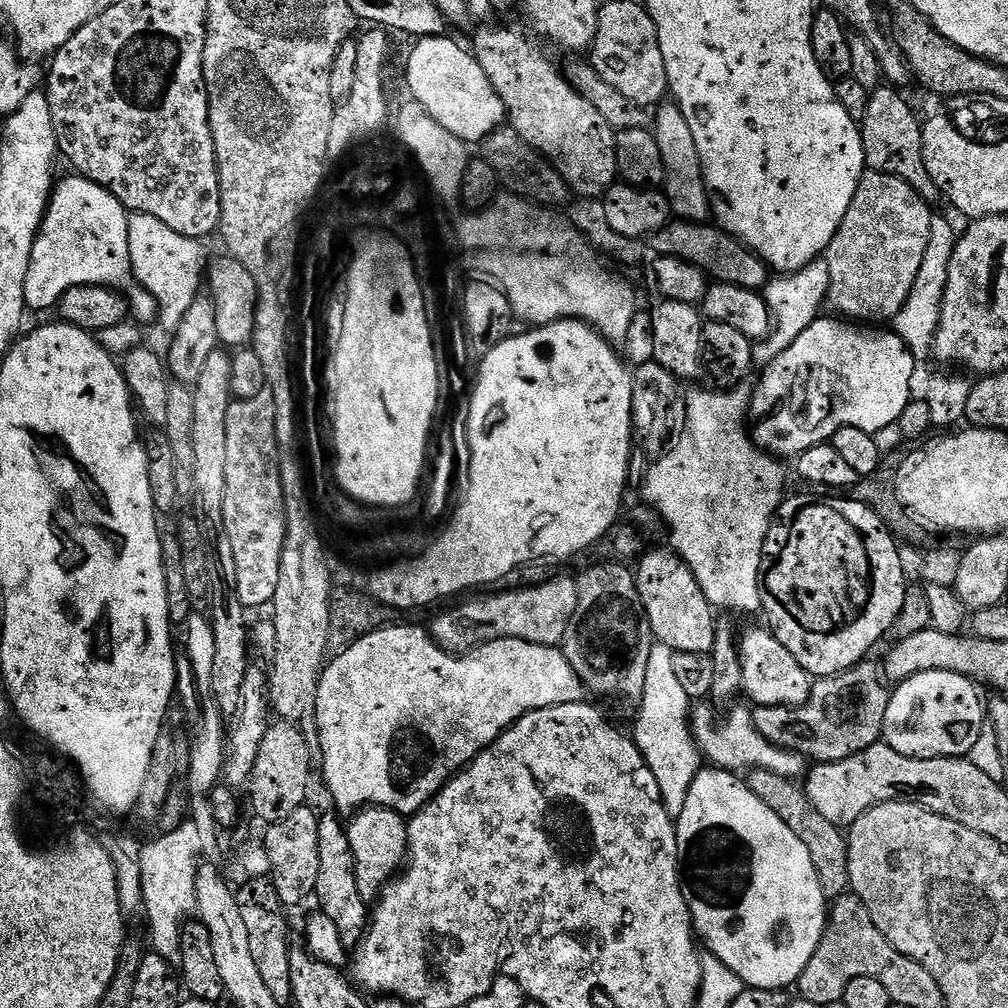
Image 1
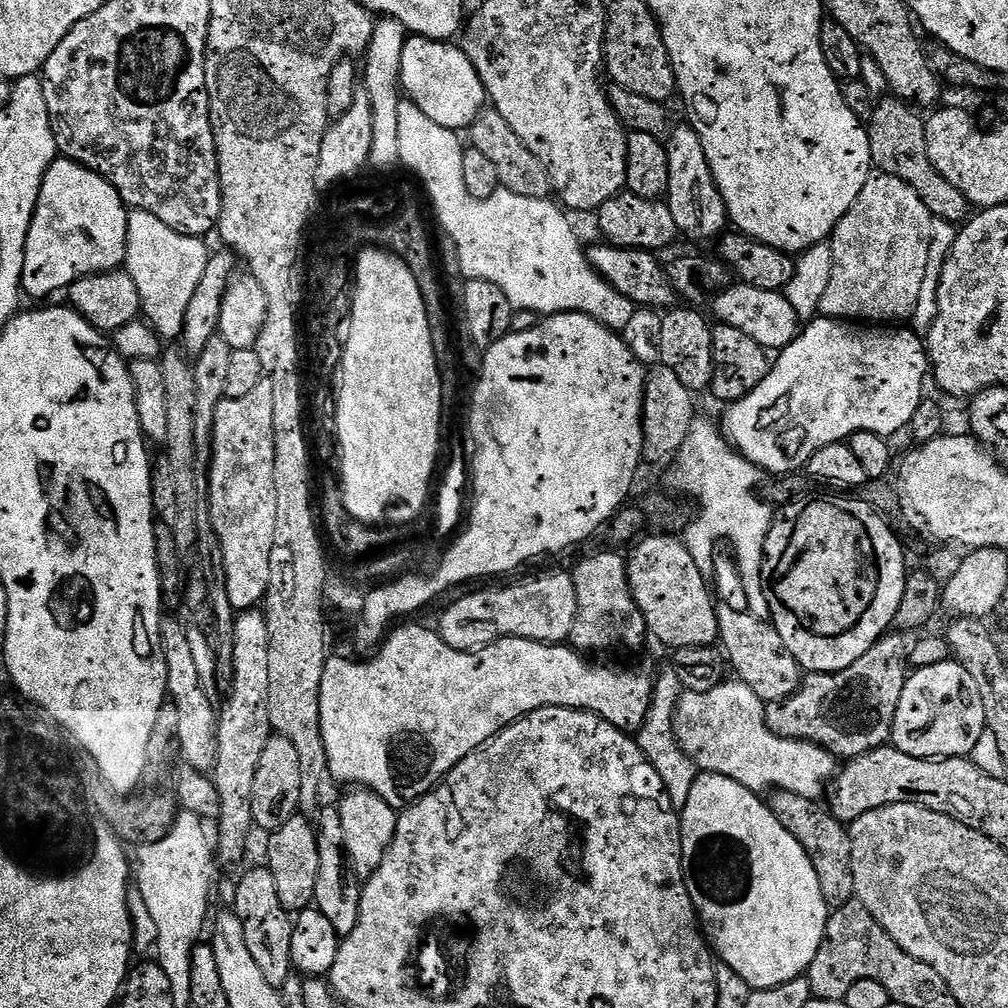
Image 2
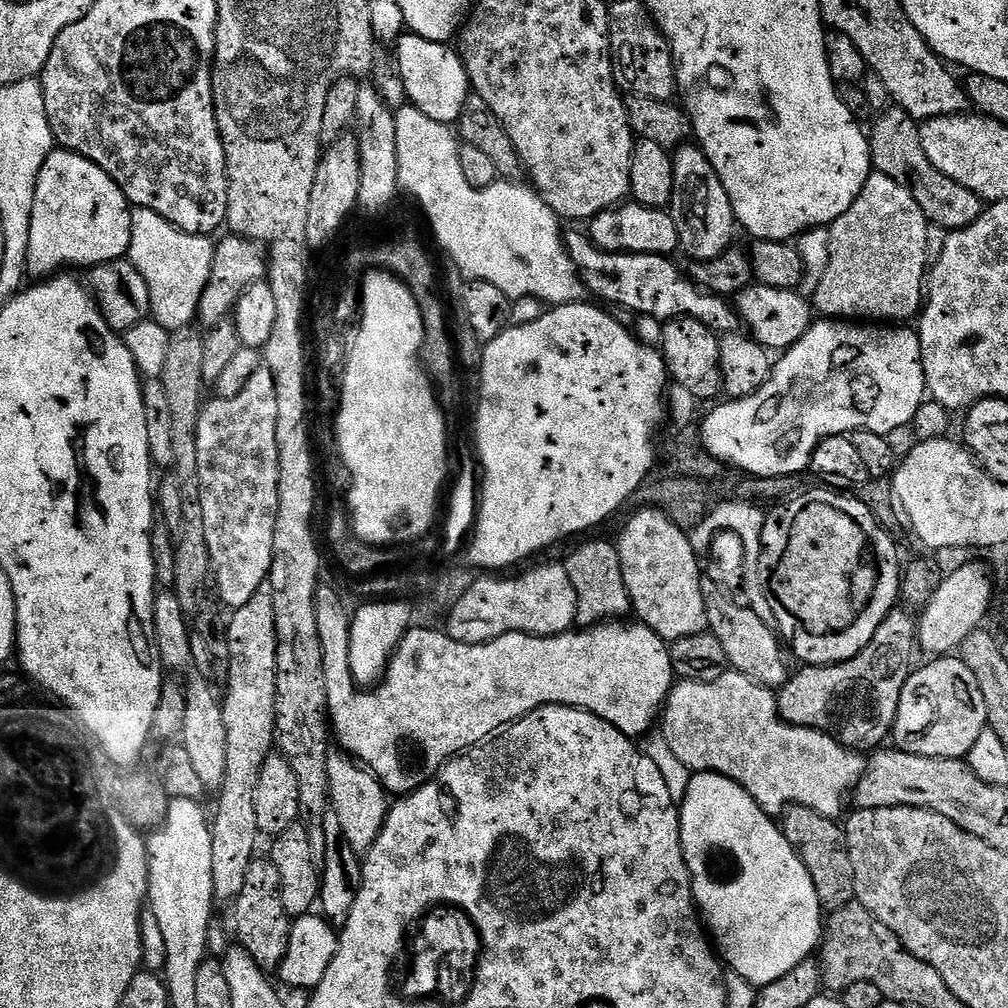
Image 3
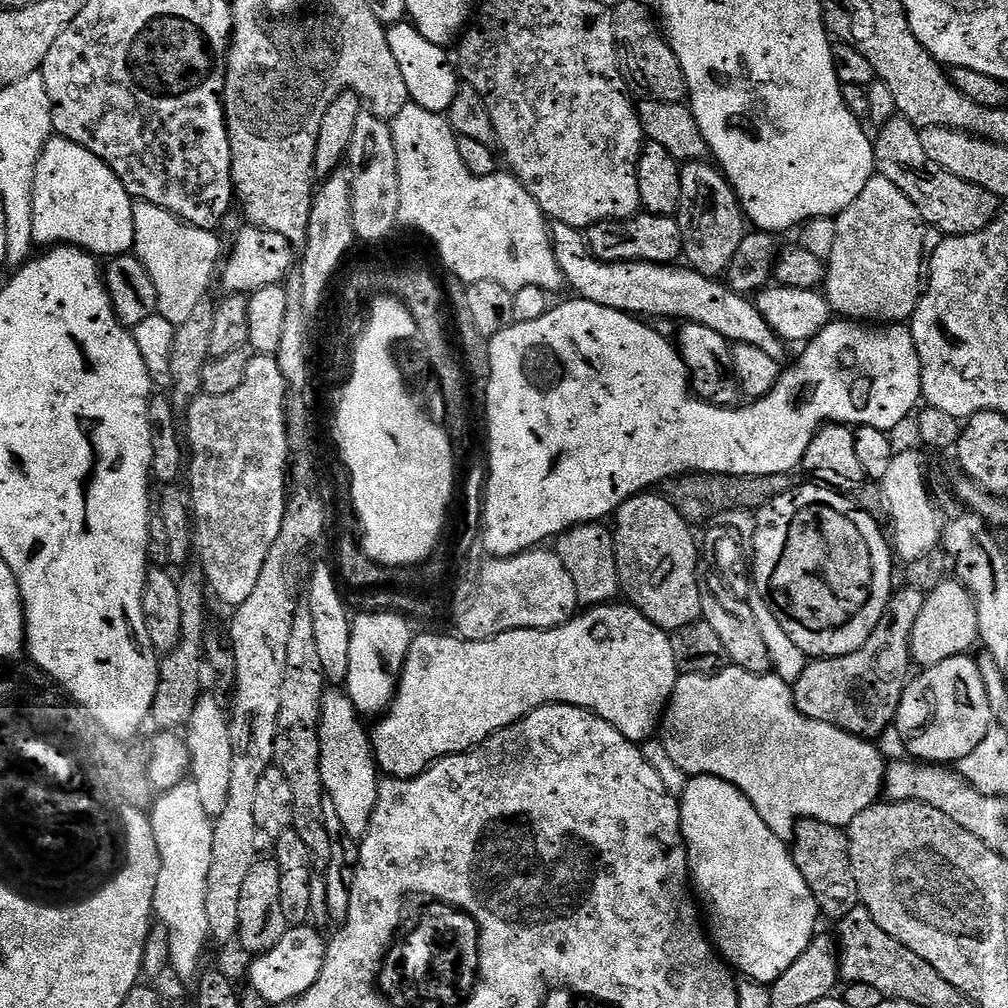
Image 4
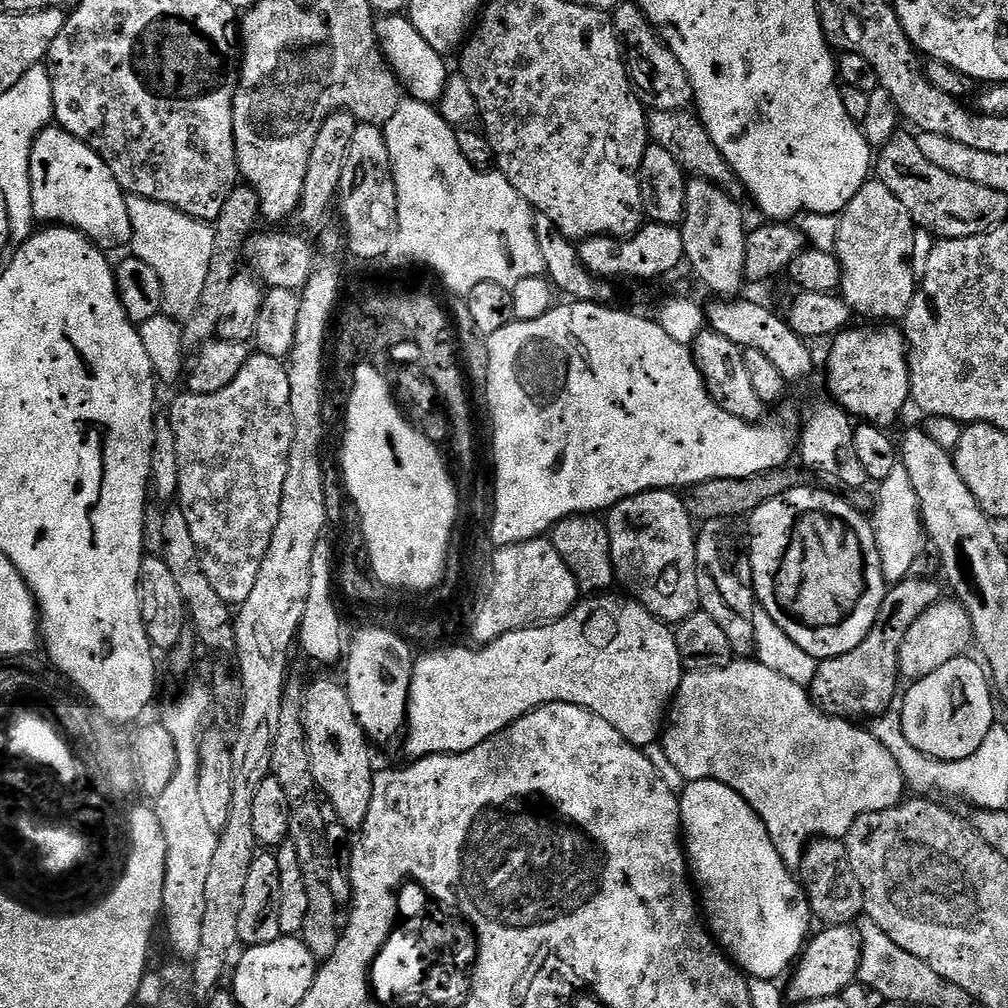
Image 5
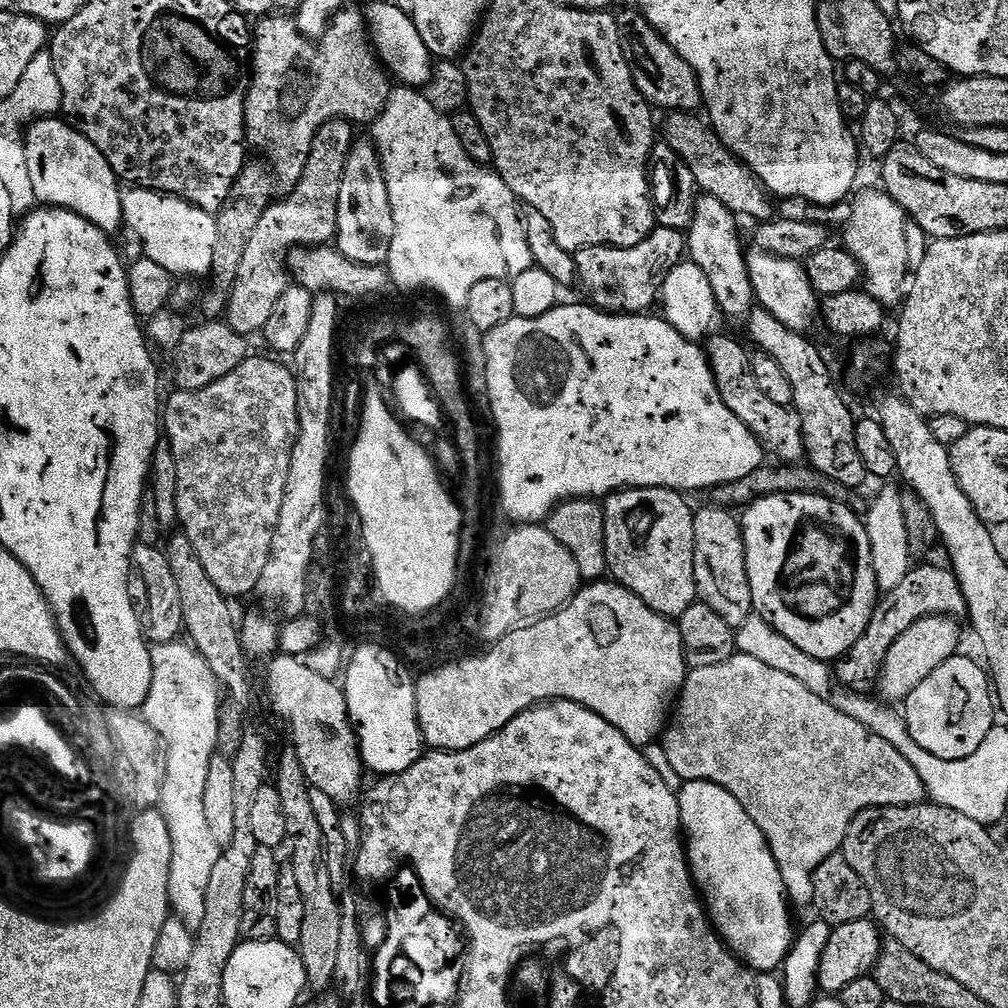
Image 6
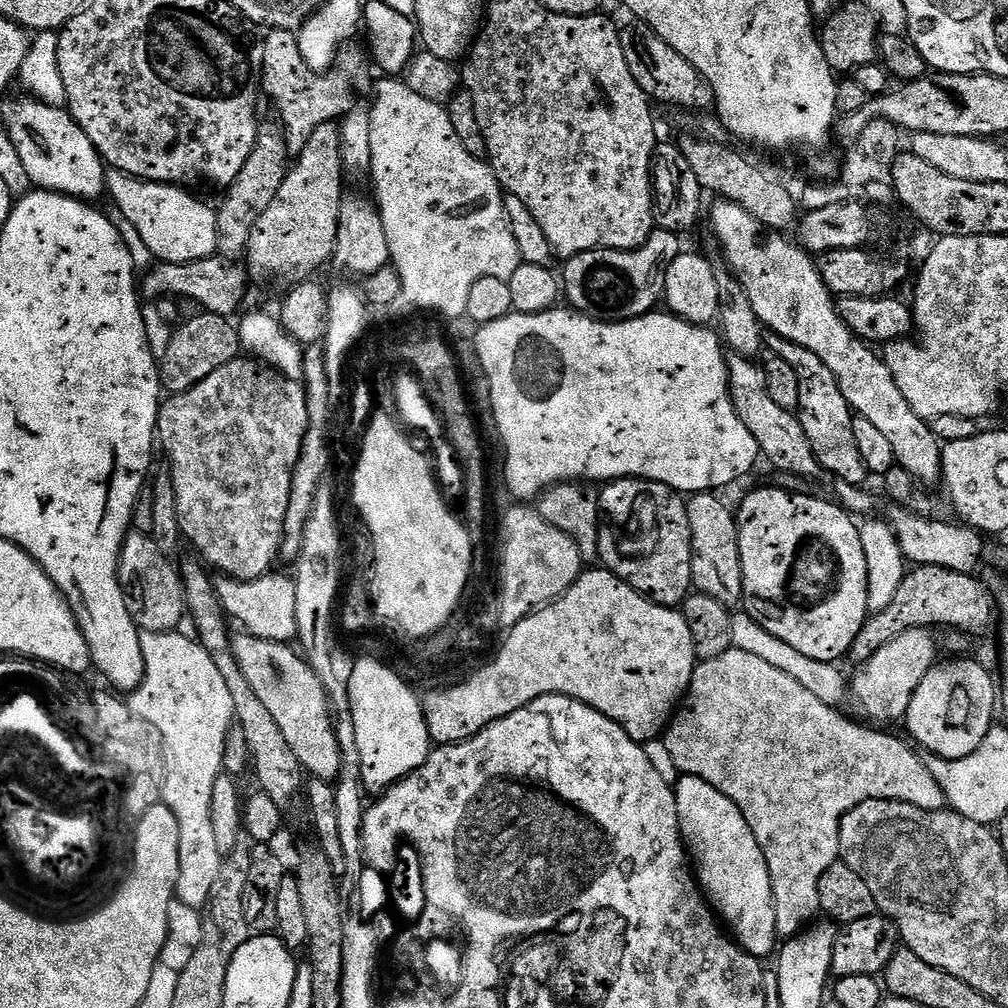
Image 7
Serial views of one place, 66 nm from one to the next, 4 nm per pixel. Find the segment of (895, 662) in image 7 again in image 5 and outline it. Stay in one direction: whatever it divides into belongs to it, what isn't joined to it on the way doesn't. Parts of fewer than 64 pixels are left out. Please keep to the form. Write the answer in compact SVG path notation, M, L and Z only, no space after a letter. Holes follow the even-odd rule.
M942 598L902 638L900 647L900 674L905 681L915 682L926 678L938 666L946 666L946 662L957 660L959 656L965 655L974 644L972 634L972 623L970 614L960 605L959 600L955 598Z

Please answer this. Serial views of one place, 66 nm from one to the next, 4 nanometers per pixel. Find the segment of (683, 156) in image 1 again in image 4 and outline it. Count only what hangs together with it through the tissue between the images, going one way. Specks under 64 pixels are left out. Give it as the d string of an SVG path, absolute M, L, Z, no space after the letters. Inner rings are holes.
M707 159L687 161L681 167L680 178L682 194L675 218L680 224L684 239L683 259L703 276L723 277L727 273L728 267L732 265L734 254L738 254L742 238L746 235L746 217L740 208L740 200L737 198L735 190L724 179L724 173L720 171L719 167L709 163Z

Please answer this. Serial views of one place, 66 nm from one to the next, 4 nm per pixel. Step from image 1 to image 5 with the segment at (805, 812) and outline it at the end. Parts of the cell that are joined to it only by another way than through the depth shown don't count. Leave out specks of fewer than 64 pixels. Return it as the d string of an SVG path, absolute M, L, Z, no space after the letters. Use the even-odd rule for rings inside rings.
M822 836L813 840L804 851L798 879L808 895L812 915L821 925L852 924L865 915L862 882L858 882L858 874L854 874L850 866L848 846L843 839L831 840L829 836Z

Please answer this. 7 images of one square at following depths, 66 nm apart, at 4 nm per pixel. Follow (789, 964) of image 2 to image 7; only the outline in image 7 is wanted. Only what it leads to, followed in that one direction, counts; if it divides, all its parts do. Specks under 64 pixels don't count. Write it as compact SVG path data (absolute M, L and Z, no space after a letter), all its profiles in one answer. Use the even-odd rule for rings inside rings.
M681 775L674 791L680 834L690 853L701 892L740 947L757 958L765 958L771 952L773 955L778 937L770 870L762 846L758 846L758 838L754 838L754 830L750 830L746 818L742 818L742 810L738 810L726 794L714 790L710 782L702 782L702 778Z

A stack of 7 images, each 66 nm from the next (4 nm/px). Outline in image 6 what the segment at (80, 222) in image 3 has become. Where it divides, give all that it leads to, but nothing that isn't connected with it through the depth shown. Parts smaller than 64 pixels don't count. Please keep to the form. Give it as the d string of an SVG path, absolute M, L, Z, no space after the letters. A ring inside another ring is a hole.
M45 118L28 125L24 134L24 145L26 146L26 166L30 170L30 182L34 182L37 205L70 210L109 234L121 231L124 224L120 197L122 184L117 180L110 162L102 158L102 150L98 150L94 142L90 142L77 128L63 119Z

